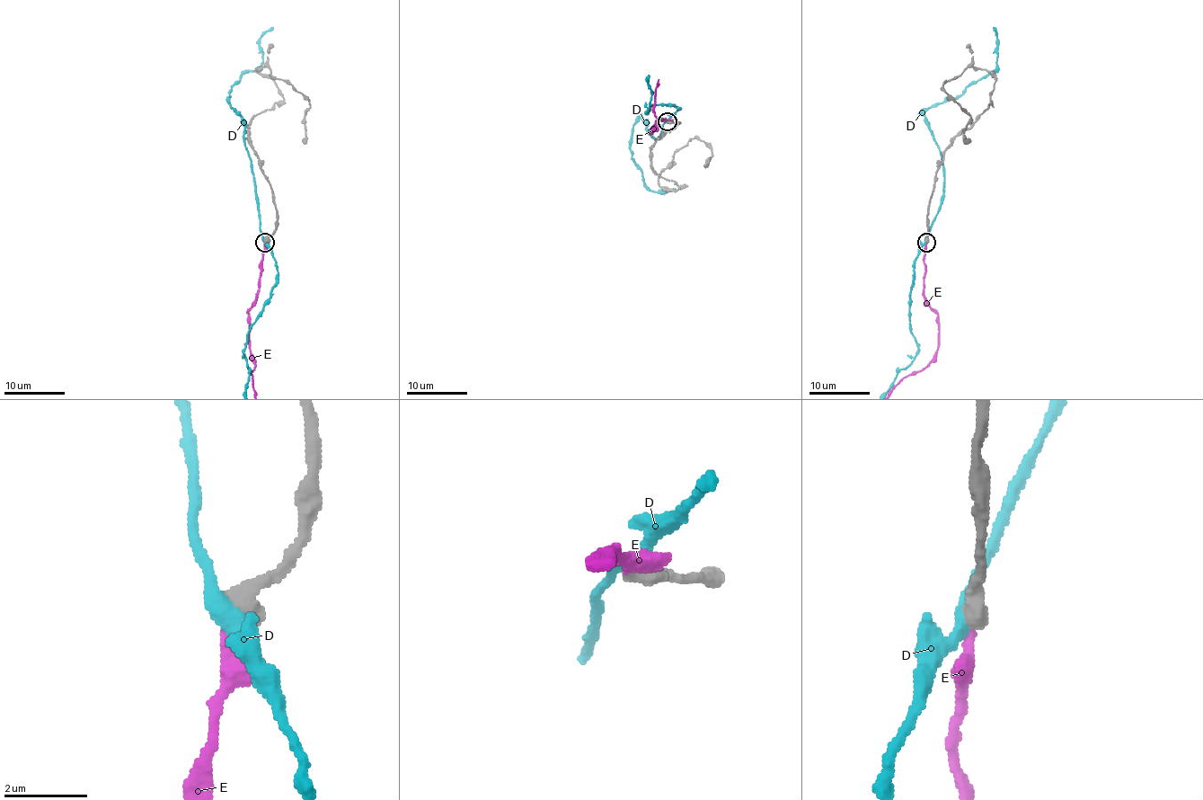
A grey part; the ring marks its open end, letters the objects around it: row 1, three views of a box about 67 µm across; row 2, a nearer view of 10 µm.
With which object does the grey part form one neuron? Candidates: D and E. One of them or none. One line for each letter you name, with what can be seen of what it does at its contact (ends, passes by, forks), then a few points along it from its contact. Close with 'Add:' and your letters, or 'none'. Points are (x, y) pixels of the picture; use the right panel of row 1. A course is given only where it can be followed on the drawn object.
E: it ends
Add: E

